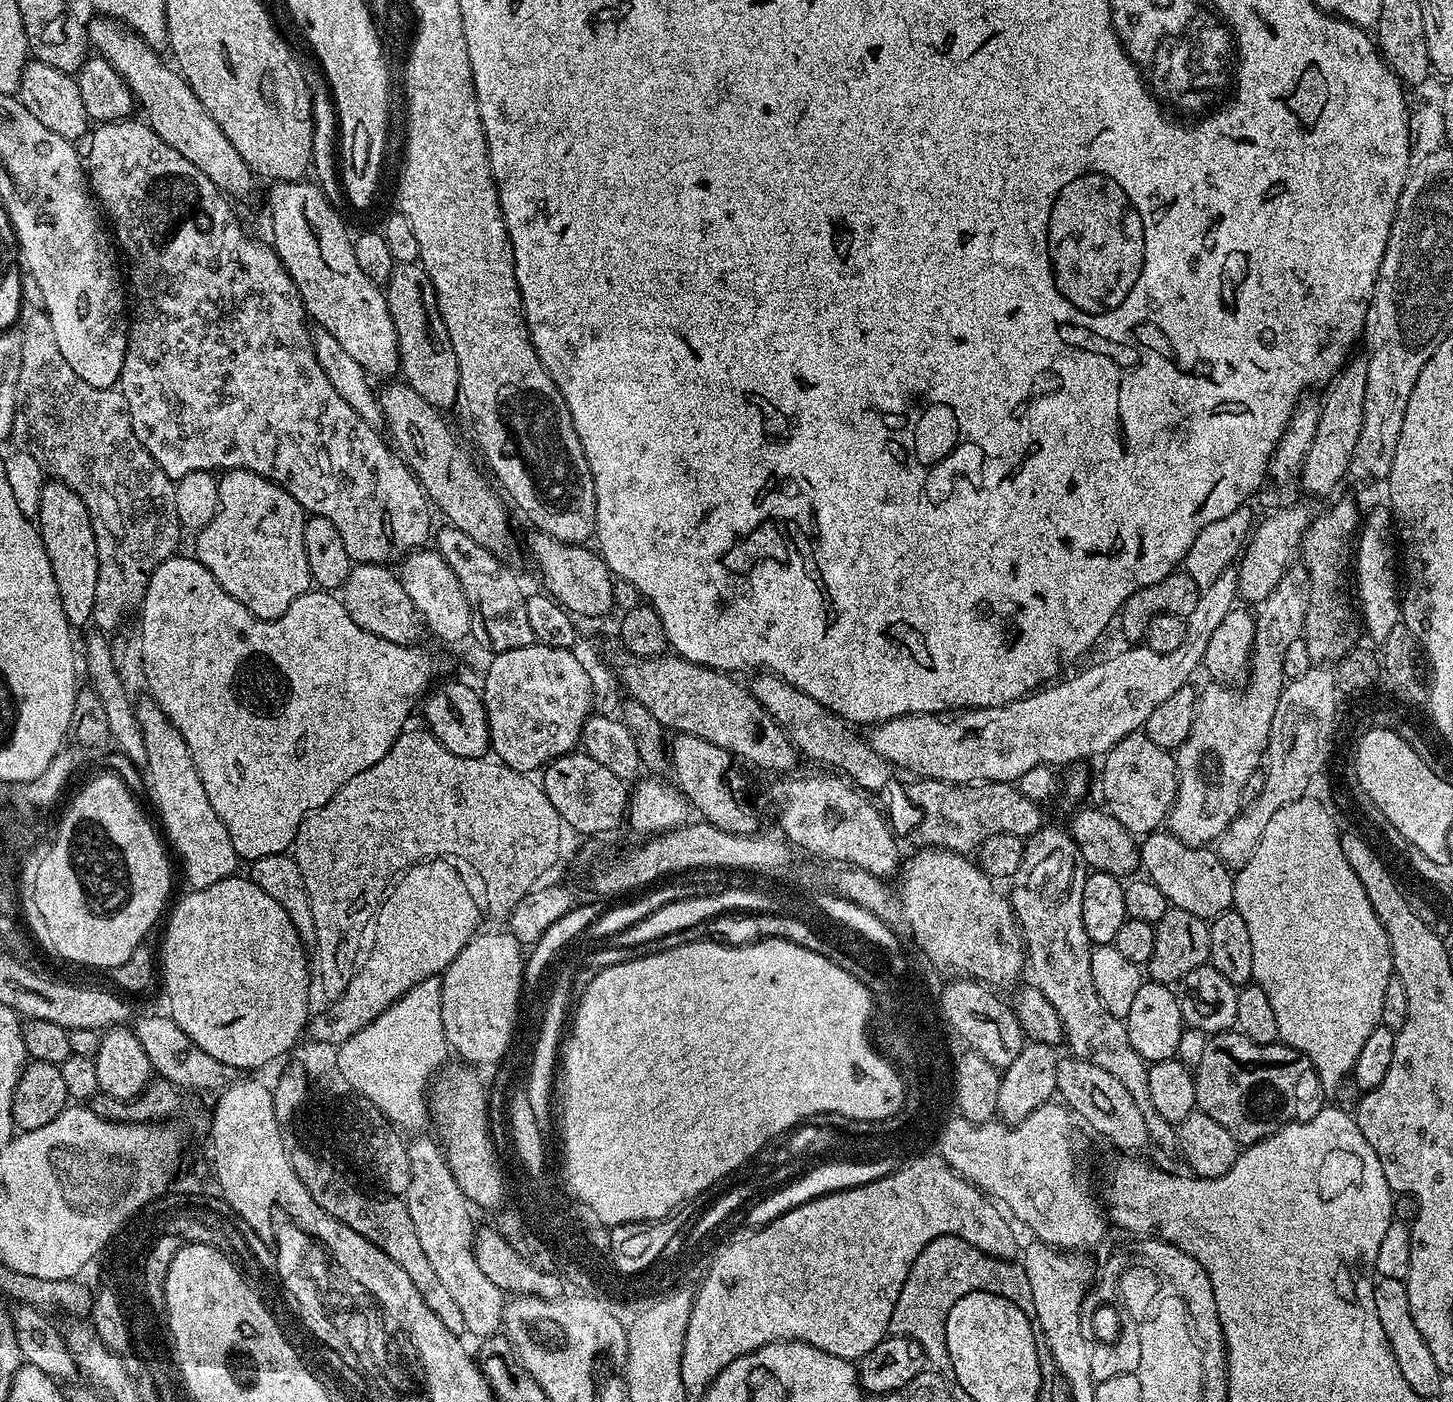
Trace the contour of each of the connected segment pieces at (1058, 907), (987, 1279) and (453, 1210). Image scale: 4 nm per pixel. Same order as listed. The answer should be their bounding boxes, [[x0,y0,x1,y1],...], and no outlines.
[[1010,826,1178,1153],[888,1233,1019,1374],[406,1134,506,1338]]

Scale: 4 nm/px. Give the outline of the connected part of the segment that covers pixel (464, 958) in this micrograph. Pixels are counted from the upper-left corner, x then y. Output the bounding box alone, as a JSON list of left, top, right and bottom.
[440,930,526,1066]

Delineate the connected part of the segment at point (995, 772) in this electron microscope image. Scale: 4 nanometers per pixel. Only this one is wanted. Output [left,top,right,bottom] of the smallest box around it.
[866,567,1238,784]

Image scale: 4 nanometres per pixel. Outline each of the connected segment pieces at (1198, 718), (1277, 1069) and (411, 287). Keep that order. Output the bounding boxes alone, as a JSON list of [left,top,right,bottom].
[[1166,566,1310,848],[1194,1030,1326,1146],[386,263,460,410]]

